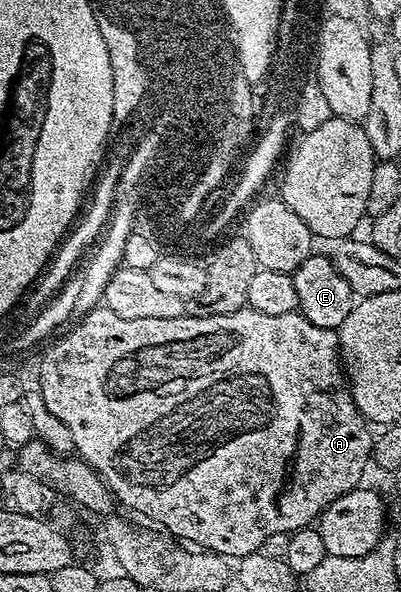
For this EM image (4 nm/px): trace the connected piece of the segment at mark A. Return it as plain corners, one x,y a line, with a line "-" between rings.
103,308
91,310
82,321
75,323
71,327
73,330
65,338
58,339
45,352
44,359
40,362
40,386
38,386
38,392
42,396
46,408
50,408
50,412
54,412
54,416
58,416
58,420
62,420
62,424
66,424
66,428
70,428
70,440
74,440
76,445
75,453
83,462
88,462
90,468
94,468
94,472
98,472
98,476
110,488
113,499
119,505
121,502
126,509
133,510
134,513
141,514
142,517
149,518
152,522
157,522
157,524
152,524
159,527
161,531
167,532
173,539
183,540
201,551
212,551
215,554
221,554
228,560
239,560
250,553
259,551
260,545
266,540
266,536
274,536
274,532
291,534
294,530
311,527
319,519
320,513
330,504
334,504
334,500
338,500
338,496
346,496
346,492
357,489
363,483
360,481
364,478
364,469
370,466
374,434
373,431
368,431
370,429
369,423
360,415
360,409
352,403
352,394
348,390
340,364
338,353
340,336
337,331
330,328
318,328
318,324
310,324
310,320
306,320
303,314
299,312
287,314
286,316
266,316
266,312
245,308
229,314
208,314
203,317
191,318
191,316
185,316
171,318
170,320
122,320
122,316
114,316
114,312

